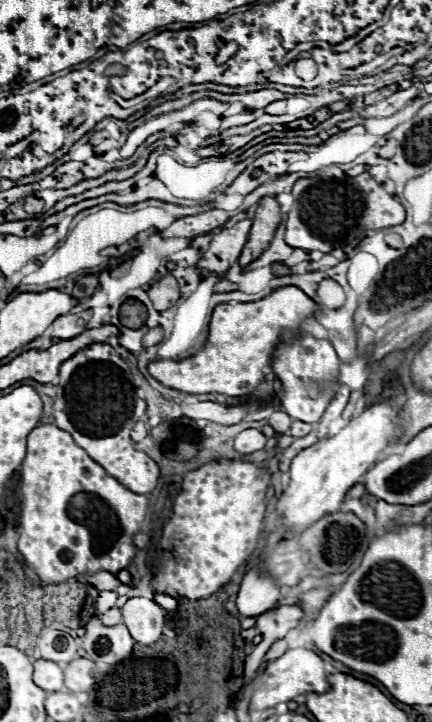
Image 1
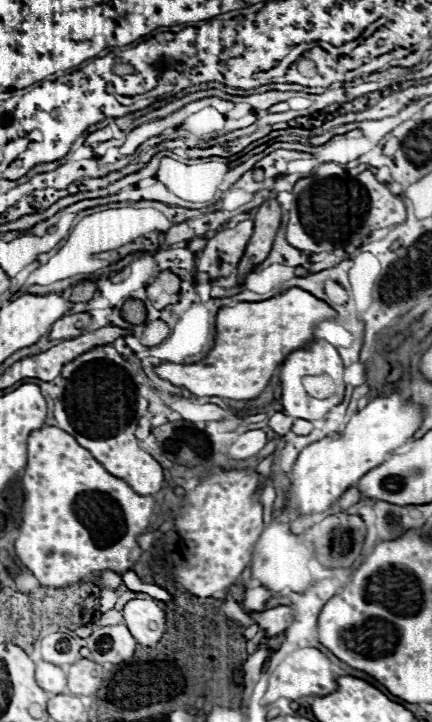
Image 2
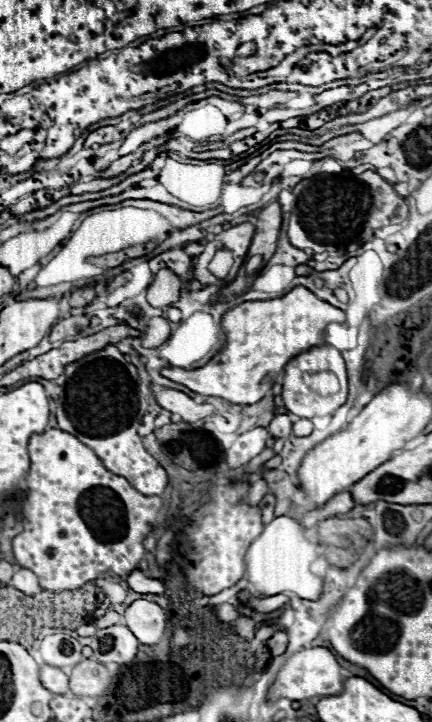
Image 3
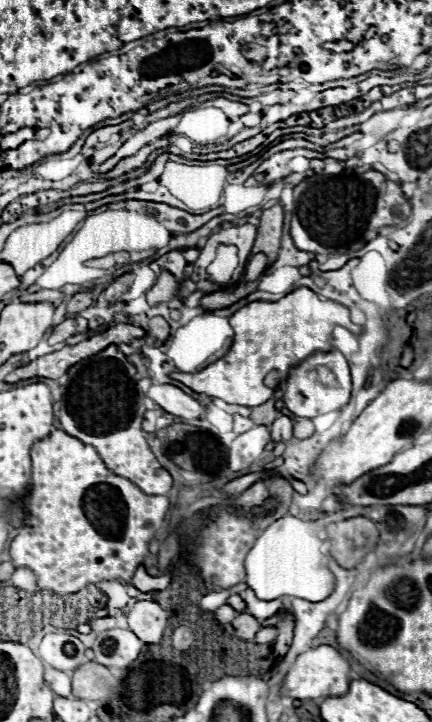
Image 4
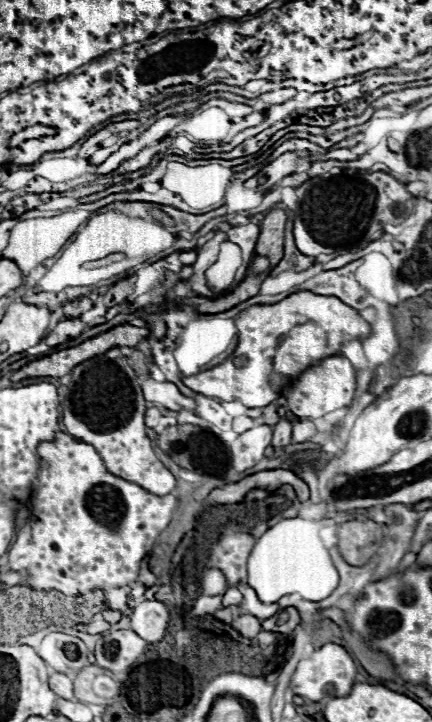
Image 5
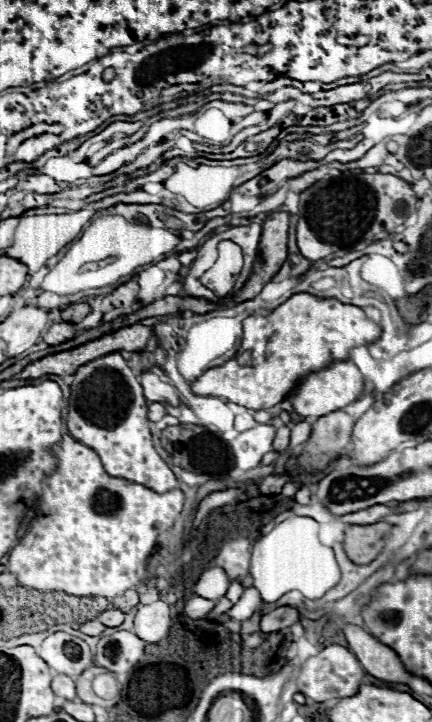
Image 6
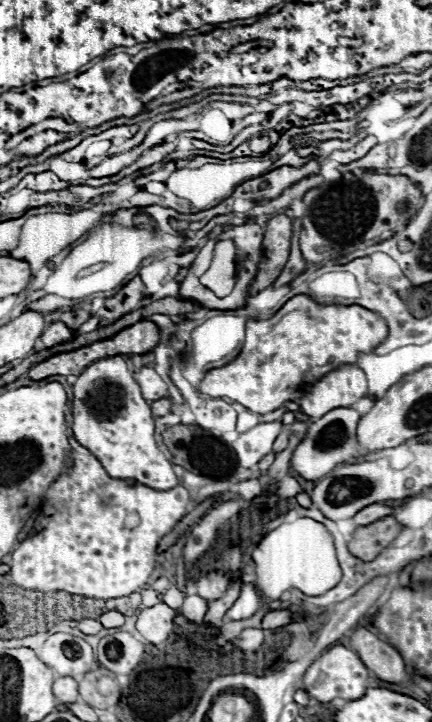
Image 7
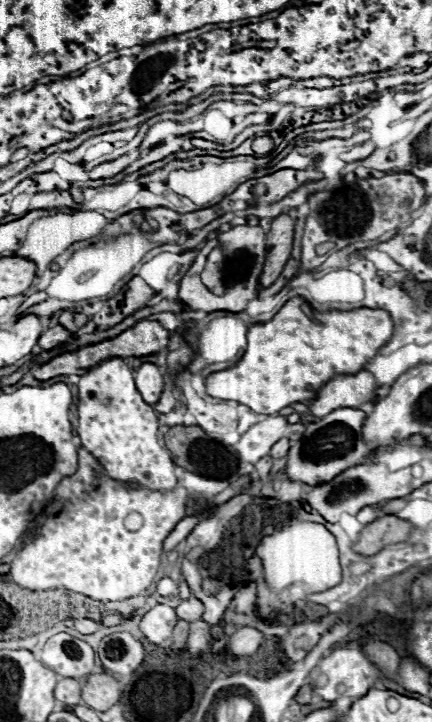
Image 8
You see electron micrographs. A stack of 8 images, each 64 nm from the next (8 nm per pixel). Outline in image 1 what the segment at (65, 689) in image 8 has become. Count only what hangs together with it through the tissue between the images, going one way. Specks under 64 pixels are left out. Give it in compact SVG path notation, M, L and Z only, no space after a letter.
M36 660L34 662L34 684L46 692L62 690L64 678L62 678L60 666L50 660Z

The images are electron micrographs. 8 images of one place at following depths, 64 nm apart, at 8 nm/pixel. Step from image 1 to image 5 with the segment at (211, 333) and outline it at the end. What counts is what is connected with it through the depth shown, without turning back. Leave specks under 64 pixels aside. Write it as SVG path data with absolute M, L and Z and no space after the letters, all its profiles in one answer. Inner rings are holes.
M300 290L276 304L258 304L236 316L238 346L222 364L196 376L180 376L194 392L224 402L242 402L246 408L262 408L278 398L284 384L300 376L310 364L340 354L344 340L358 340L370 334L370 324L338 298ZM280 374L280 384L272 386L270 376Z

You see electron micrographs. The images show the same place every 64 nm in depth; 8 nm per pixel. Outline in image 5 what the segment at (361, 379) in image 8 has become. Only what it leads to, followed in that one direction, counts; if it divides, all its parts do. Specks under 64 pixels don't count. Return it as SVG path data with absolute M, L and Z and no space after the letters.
M328 356L328 360L320 360L320 364L312 364L306 368L288 388L286 400L288 408L298 418L320 418L332 410L344 408L352 402L356 390L356 376L352 364L344 356Z

